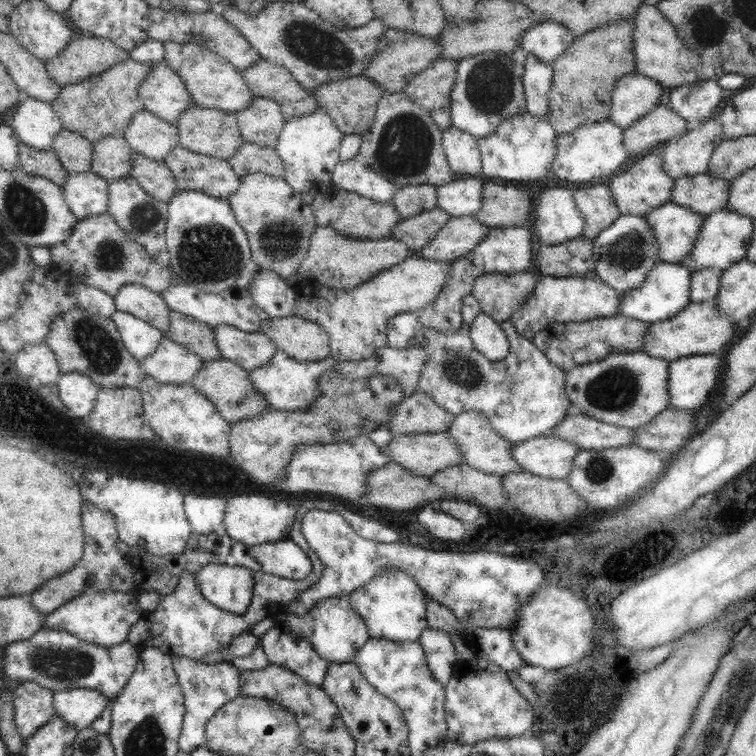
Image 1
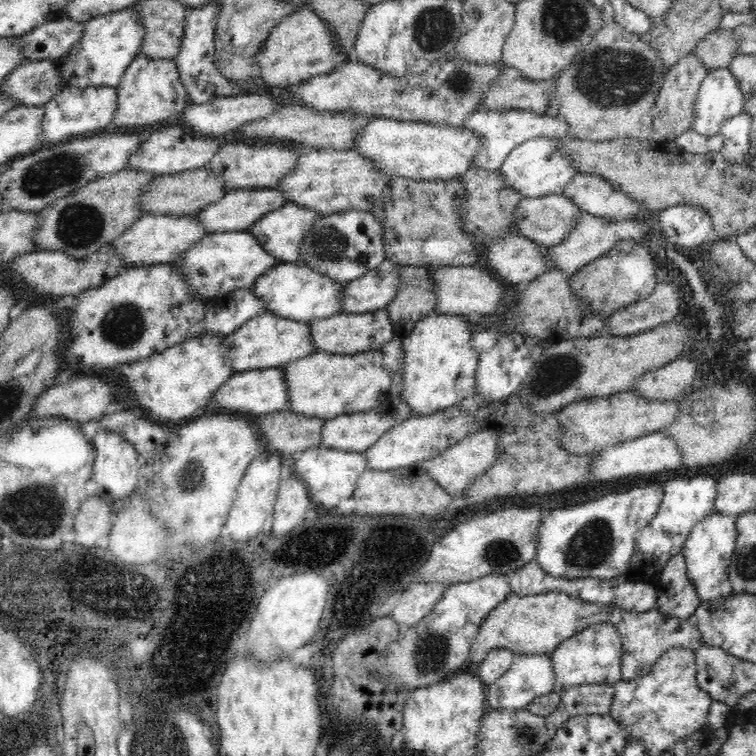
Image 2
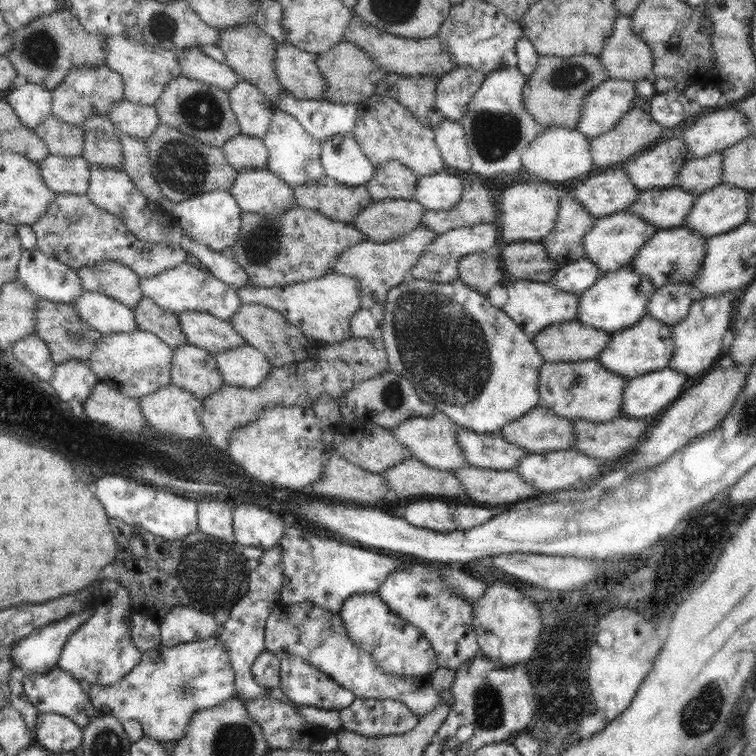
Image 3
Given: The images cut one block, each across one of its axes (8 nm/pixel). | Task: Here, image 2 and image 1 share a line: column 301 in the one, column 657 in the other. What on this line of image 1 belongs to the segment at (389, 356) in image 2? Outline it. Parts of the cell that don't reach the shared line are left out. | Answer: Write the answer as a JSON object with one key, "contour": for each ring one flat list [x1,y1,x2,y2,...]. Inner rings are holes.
{"contour":[[615,353,603,360,584,363,566,371,566,396,571,408,600,422,635,429,648,424,670,406,668,396,669,362,643,354]]}

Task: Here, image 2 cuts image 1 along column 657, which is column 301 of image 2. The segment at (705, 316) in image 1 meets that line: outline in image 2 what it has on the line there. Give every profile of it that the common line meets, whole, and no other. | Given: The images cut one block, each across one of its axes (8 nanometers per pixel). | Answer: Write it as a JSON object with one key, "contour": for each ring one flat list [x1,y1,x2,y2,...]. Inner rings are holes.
{"contour":[[268,312,248,319,248,322,227,335,221,343,225,348,226,358,236,373,287,365,293,360,310,356,317,351,309,333,308,322,289,320]]}

